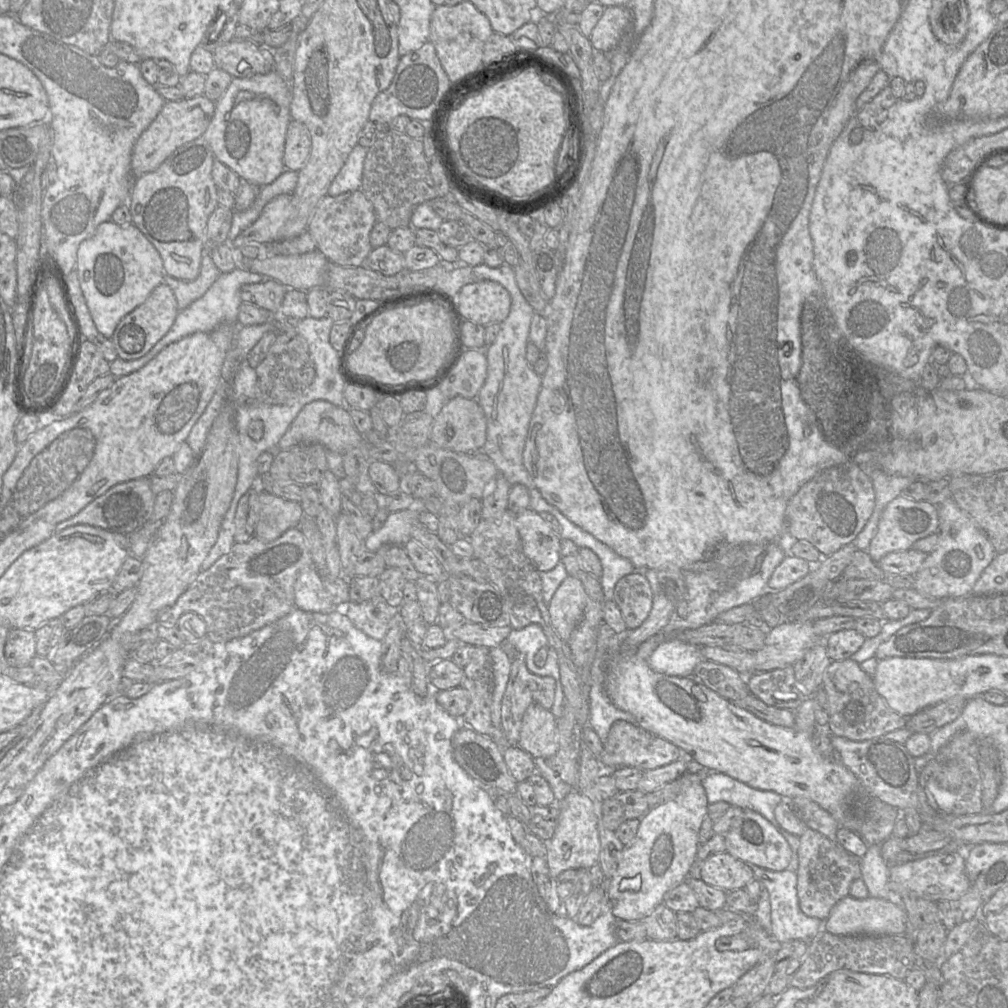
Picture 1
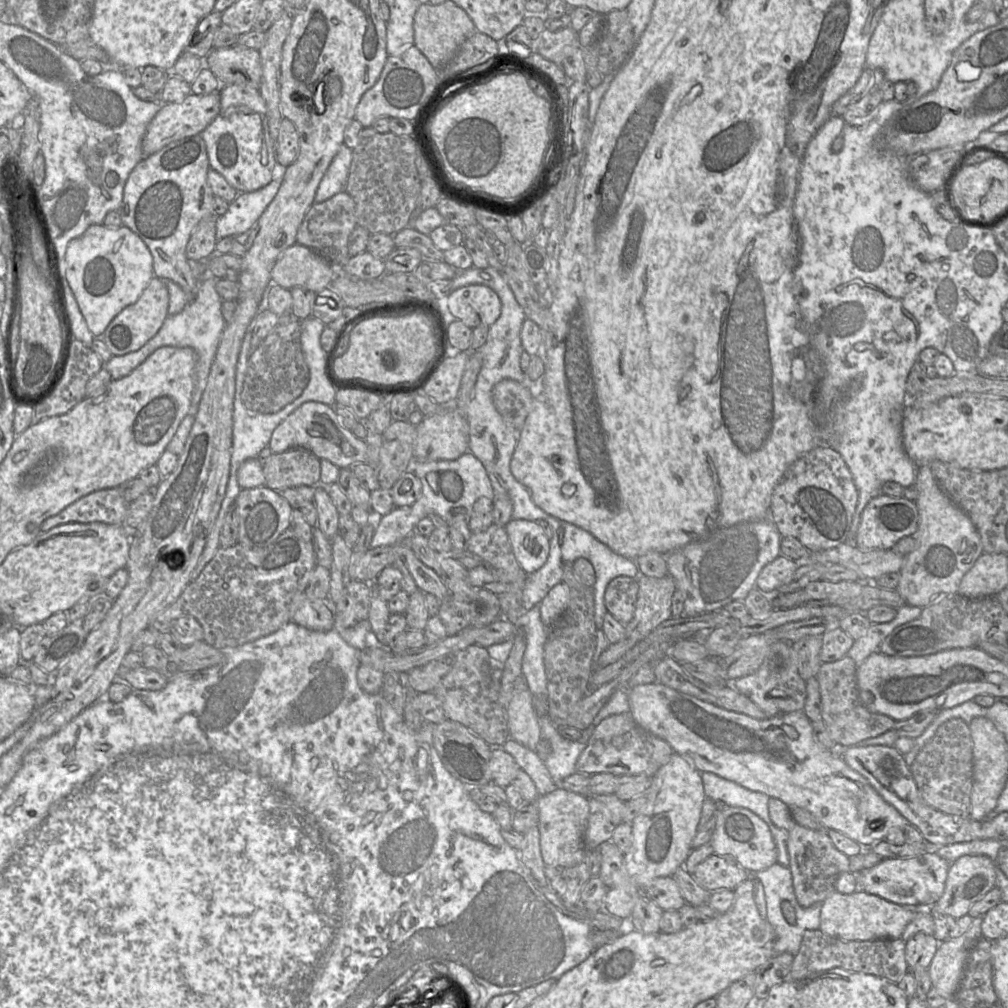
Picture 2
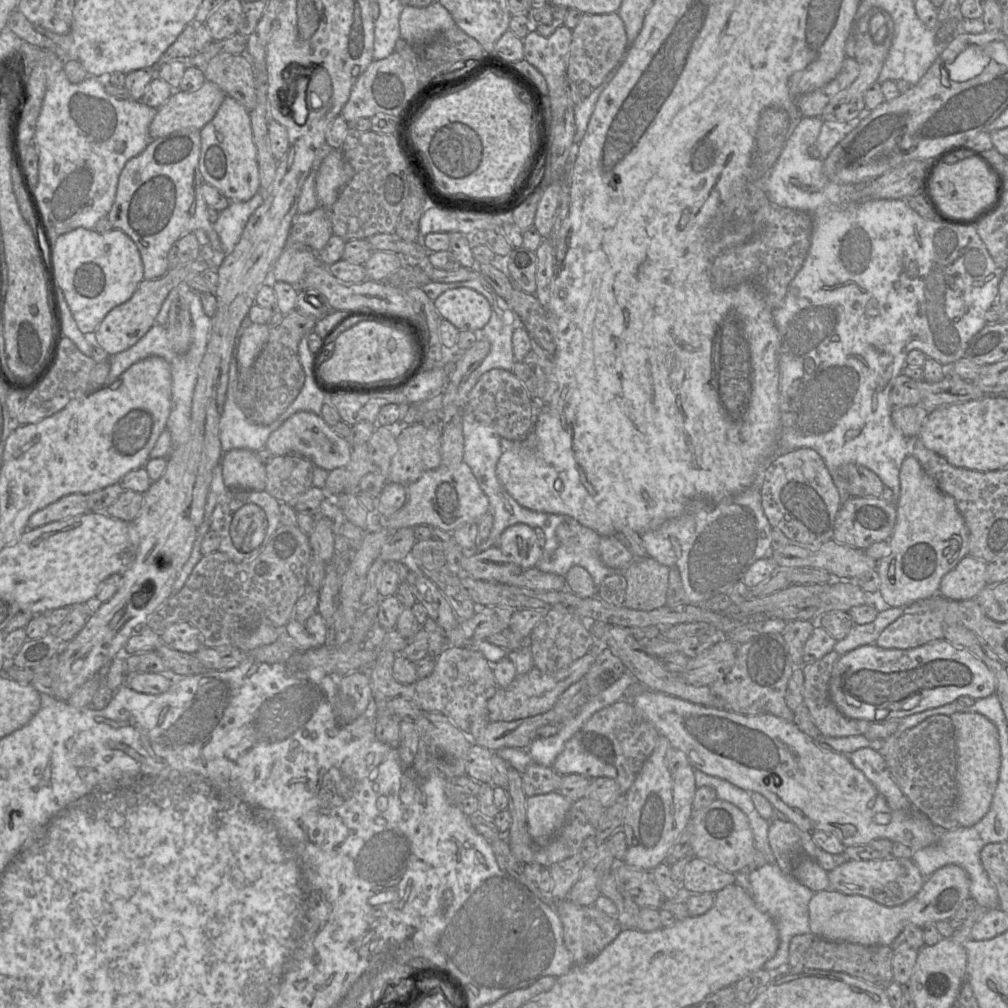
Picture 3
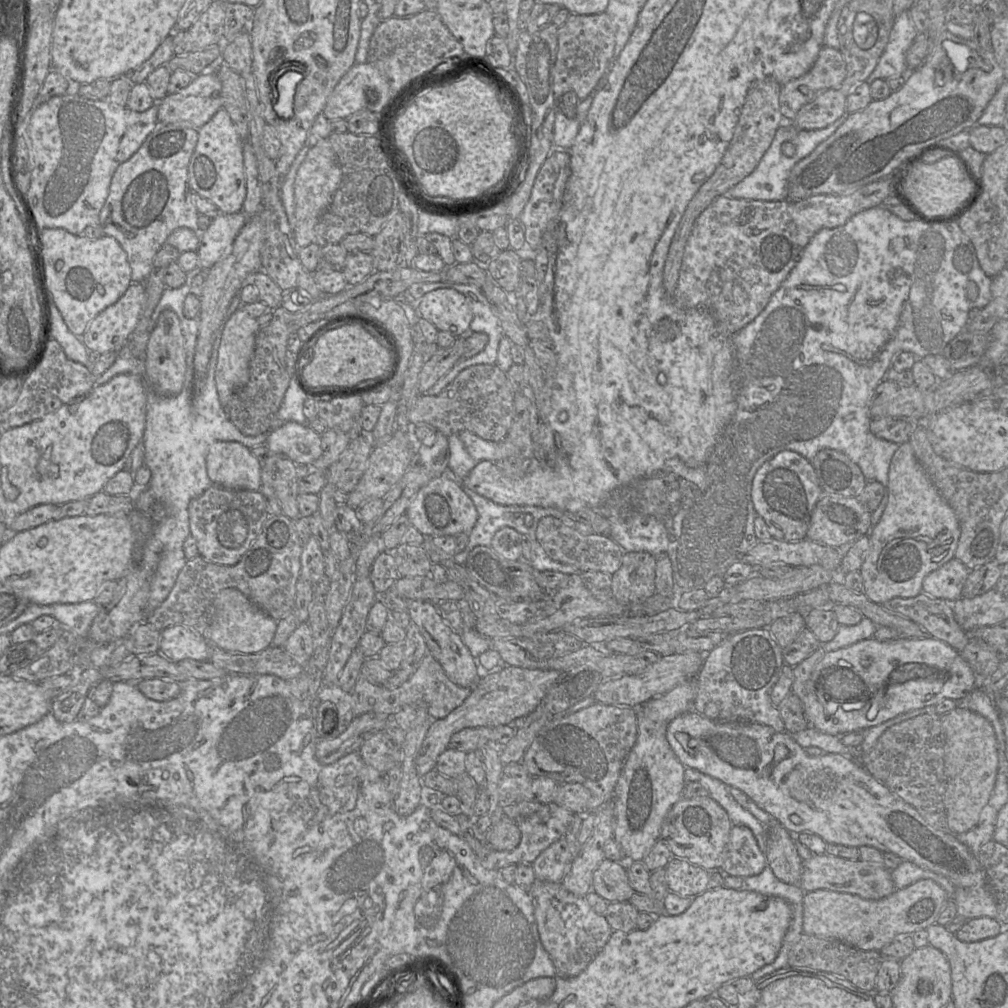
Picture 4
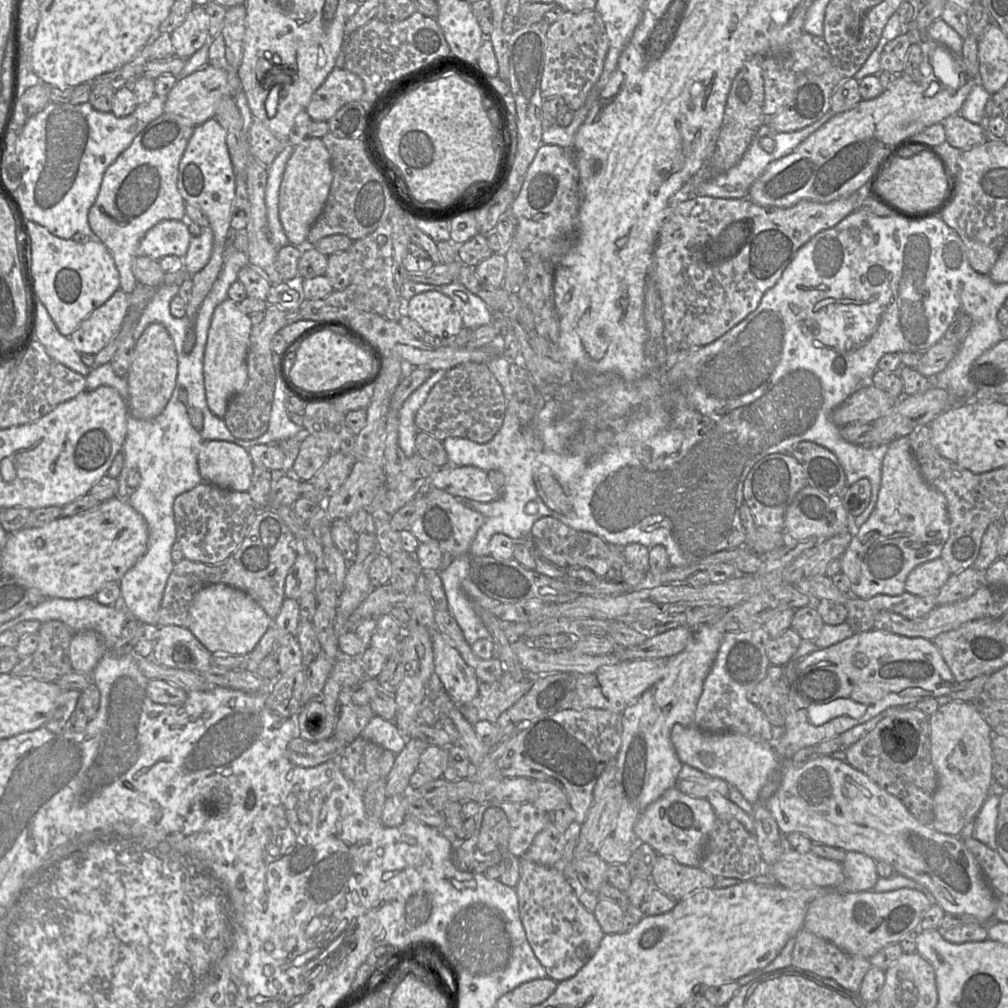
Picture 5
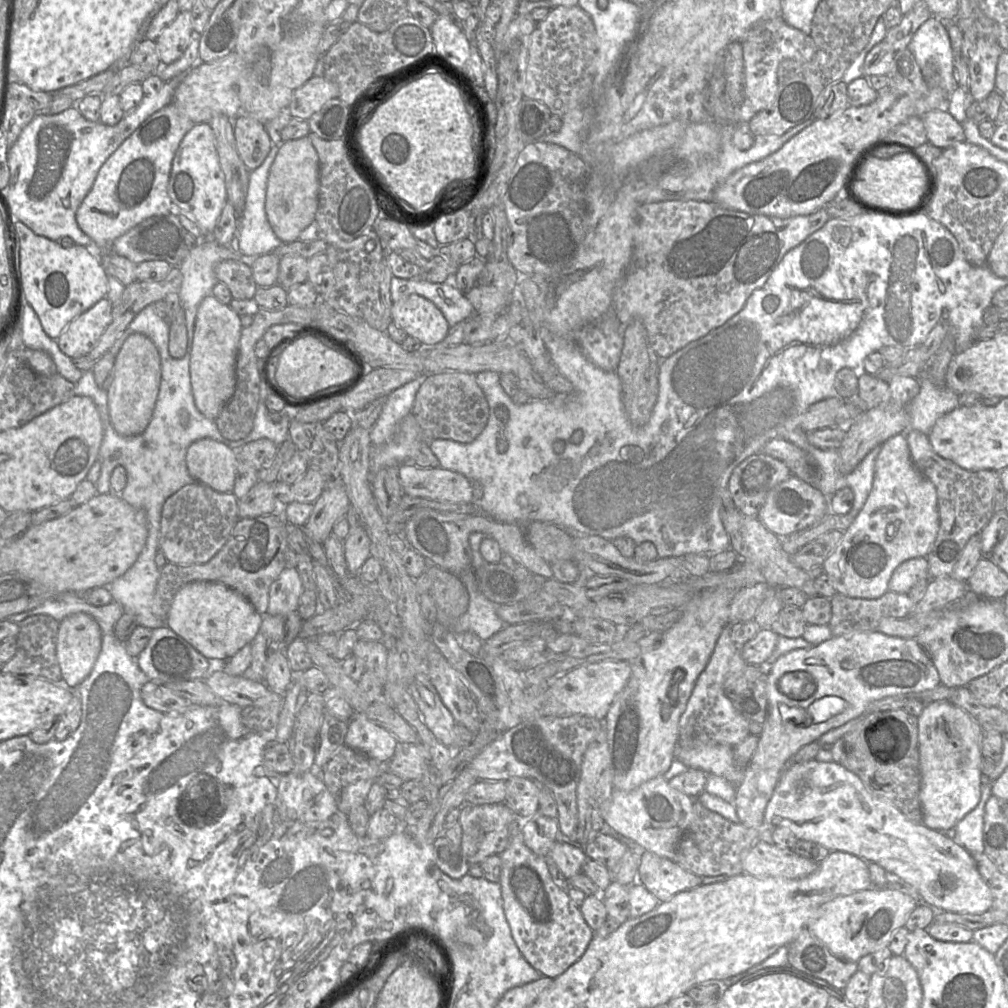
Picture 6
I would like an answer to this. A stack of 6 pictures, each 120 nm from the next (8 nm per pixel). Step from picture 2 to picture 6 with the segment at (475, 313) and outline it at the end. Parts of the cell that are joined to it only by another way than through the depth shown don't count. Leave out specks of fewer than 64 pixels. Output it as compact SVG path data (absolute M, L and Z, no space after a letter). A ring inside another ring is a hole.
M417 294L393 302L391 316L392 322L408 336L424 344L441 343L450 328L440 309L430 300Z

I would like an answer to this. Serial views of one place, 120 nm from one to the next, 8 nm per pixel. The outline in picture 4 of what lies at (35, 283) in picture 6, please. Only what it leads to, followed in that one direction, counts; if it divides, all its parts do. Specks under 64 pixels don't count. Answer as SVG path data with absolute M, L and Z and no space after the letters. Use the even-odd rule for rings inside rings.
M37 224L39 271L48 303L55 304L69 330L75 335L85 332L89 322L106 307L115 303L132 283L127 254L112 236L97 239L75 235L62 228L43 228Z

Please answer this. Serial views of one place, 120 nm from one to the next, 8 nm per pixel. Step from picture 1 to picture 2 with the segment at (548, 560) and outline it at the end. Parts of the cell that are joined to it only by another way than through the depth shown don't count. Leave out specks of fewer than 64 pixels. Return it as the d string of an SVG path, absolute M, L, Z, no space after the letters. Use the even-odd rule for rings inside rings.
M512 519L506 525L514 555L529 575L539 570L547 561L550 552L550 539L538 522L525 519Z

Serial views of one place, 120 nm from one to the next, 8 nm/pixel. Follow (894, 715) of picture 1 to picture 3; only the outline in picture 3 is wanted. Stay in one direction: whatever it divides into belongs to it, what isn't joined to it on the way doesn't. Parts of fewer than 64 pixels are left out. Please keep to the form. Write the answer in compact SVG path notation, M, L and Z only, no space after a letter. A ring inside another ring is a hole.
M831 651L824 655L821 659L804 664L802 668L804 676L803 685L803 703L809 710L814 724L820 731L821 735L826 737L848 737L863 735L868 728L873 724L867 720L851 719L844 716L837 707L833 704L829 695L829 680L834 663L840 655Z

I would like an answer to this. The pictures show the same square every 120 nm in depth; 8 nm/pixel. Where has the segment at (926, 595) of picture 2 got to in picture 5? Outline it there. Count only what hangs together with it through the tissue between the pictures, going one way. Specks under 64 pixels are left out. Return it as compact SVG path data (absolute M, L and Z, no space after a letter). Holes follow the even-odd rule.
M908 437L890 442L882 463L881 486L875 508L839 557L841 572L850 580L851 594L861 599L870 599L876 595L901 595L905 592L906 578L915 567L941 557L949 530L946 498L923 478Z

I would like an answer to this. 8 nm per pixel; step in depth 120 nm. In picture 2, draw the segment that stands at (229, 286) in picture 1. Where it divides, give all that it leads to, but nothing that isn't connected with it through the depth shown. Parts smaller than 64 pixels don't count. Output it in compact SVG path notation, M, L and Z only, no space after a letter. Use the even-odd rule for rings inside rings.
M213 276L202 279L197 287L194 299L190 301L182 311L174 315L168 315L155 336L147 341L140 349L124 355L113 355L112 358L105 363L105 368L111 374L112 380L120 379L130 374L159 347L190 347L195 351L197 359L194 374L194 389L188 414L197 414L199 402L207 384L208 375L216 355L221 334L226 325L226 321L221 312L223 299L215 288L219 279L220 278Z

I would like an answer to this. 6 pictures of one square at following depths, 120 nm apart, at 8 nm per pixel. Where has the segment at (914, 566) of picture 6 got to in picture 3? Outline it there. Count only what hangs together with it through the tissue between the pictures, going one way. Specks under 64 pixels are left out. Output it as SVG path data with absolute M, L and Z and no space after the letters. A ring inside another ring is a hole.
M967 555L940 582L939 594L950 600L974 599L987 586L987 562Z

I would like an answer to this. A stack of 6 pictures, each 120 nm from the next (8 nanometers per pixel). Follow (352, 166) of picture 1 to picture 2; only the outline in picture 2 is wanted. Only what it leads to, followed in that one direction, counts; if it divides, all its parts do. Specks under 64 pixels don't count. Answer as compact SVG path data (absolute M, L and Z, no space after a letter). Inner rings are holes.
M343 144L319 183L314 198L315 203L326 201L345 190L351 161L352 149Z

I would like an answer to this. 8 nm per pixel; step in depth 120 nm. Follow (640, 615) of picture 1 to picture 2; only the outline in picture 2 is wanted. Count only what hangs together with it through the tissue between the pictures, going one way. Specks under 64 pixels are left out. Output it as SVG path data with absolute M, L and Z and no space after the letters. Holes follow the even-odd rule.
M618 576L607 586L605 606L624 626L633 618L638 598L639 584L637 578Z

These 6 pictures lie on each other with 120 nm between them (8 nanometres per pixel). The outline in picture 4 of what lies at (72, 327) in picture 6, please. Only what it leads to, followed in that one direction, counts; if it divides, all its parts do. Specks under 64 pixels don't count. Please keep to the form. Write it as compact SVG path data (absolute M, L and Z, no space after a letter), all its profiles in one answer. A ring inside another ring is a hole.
M132 282L125 293L112 305L97 314L82 336L87 349L100 354L118 351L133 333L145 303L146 293L142 282Z

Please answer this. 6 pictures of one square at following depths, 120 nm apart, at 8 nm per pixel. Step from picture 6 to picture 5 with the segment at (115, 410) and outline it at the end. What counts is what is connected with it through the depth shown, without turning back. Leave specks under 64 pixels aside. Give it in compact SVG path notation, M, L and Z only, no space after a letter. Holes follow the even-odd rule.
M150 324L135 341L132 361L125 376L128 384L128 414L142 420L159 415L175 389L177 372L178 357L170 334L163 324Z

